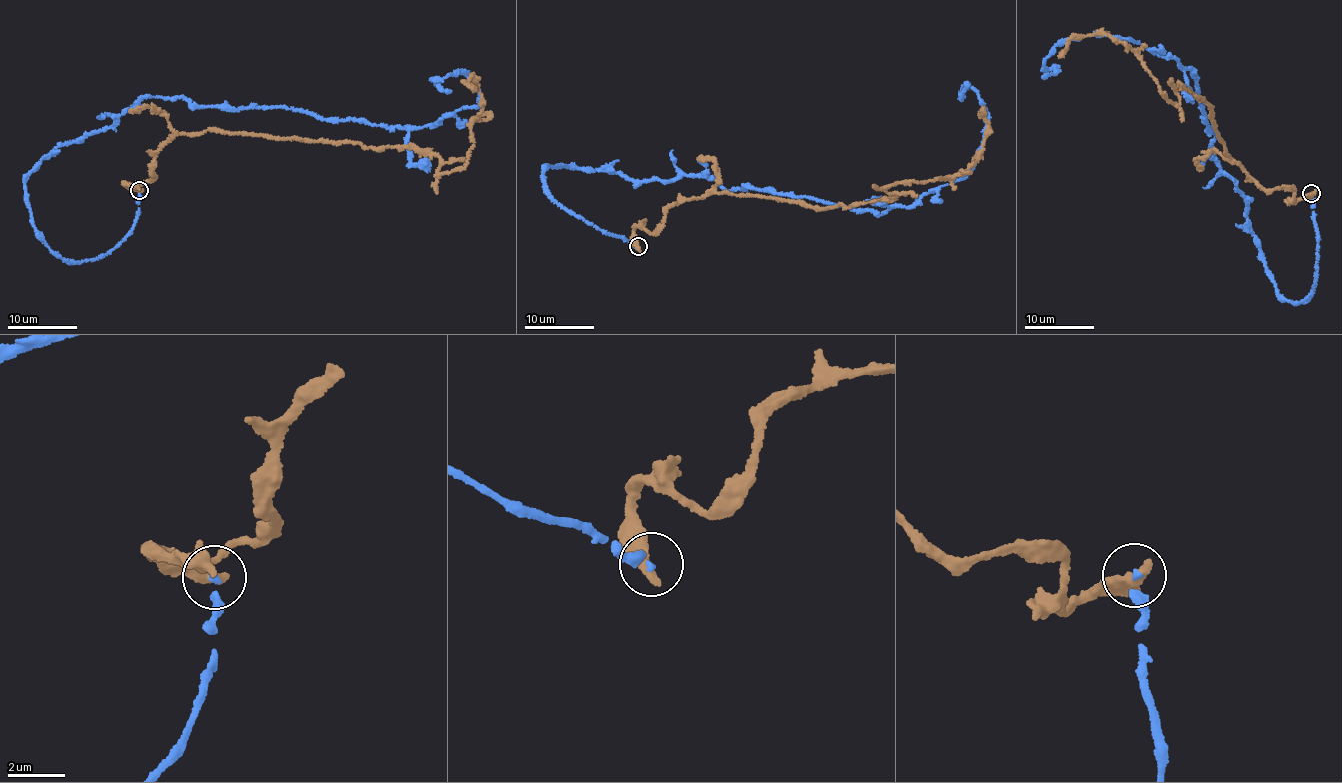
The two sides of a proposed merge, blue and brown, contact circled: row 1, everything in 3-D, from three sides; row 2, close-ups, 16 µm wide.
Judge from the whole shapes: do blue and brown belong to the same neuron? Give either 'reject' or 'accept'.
reject

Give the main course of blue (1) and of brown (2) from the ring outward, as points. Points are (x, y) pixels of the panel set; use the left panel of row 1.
1: (140, 190), (126, 240), (76, 262), (25, 184), (153, 96), (408, 128), (477, 105), (458, 69), (448, 91)
2: (140, 188), (124, 183), (181, 134), (218, 128), (414, 144), (461, 169), (473, 90)

